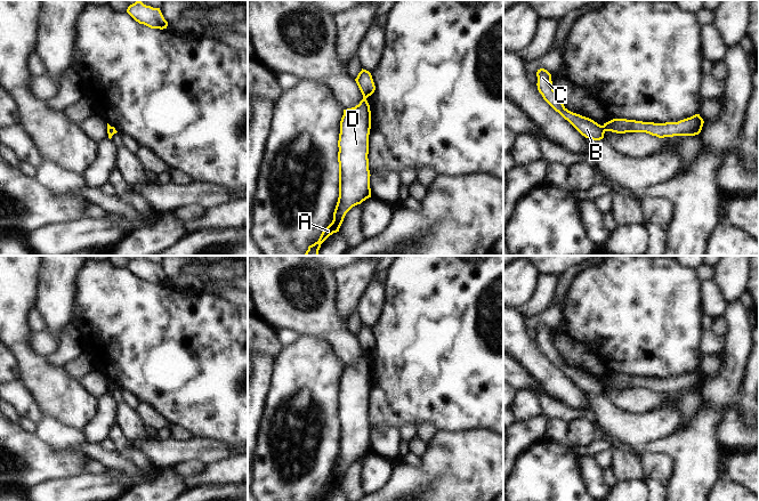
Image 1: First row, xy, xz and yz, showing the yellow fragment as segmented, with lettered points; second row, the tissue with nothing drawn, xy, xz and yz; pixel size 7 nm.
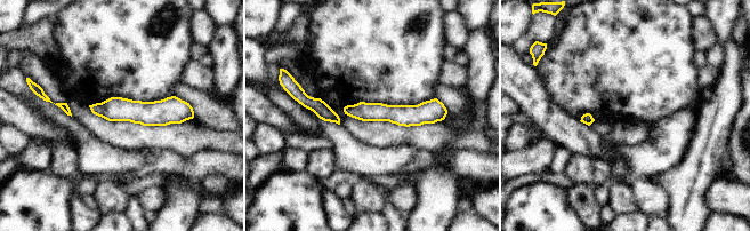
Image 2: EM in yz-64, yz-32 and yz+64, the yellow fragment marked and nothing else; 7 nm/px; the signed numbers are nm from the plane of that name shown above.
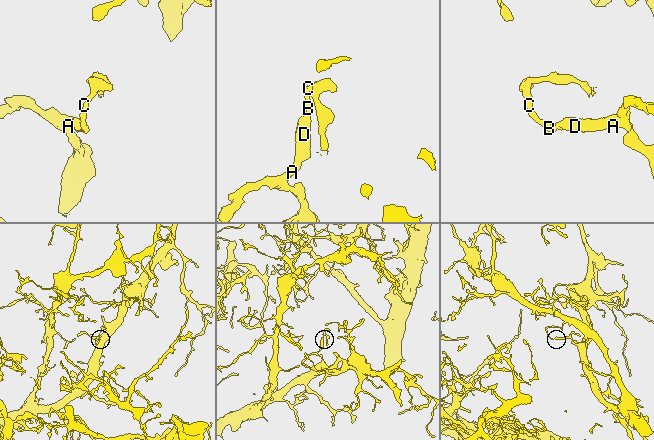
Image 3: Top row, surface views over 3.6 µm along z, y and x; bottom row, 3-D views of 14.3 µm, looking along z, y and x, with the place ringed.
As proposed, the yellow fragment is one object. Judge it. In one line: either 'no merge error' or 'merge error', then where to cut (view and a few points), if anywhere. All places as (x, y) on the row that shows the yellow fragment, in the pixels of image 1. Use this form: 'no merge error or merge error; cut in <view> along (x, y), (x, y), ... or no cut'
merge error; cut in yz along (602, 126), (606, 130)

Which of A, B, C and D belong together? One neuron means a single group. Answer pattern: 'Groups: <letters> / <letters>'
Groups: A D / B C

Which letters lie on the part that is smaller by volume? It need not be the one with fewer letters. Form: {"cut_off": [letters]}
{"cut_off": ["B", "C"]}

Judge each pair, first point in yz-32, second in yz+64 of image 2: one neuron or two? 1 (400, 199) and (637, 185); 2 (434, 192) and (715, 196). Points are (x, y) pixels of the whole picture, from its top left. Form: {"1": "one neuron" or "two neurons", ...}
{"1": "one neuron", "2": "two neurons"}

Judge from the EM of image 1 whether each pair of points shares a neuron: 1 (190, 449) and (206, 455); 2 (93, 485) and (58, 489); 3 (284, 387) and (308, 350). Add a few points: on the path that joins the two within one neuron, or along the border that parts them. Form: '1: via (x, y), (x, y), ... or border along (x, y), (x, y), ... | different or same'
1: via (193, 449), (199, 449), (202, 452) | same
2: via (85, 489), (66, 489) | same
3: via (293, 378), (308, 363), (308, 360) | same

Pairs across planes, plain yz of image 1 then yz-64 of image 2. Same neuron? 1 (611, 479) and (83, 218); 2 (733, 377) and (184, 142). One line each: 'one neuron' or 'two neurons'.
1: two neurons
2: two neurons

